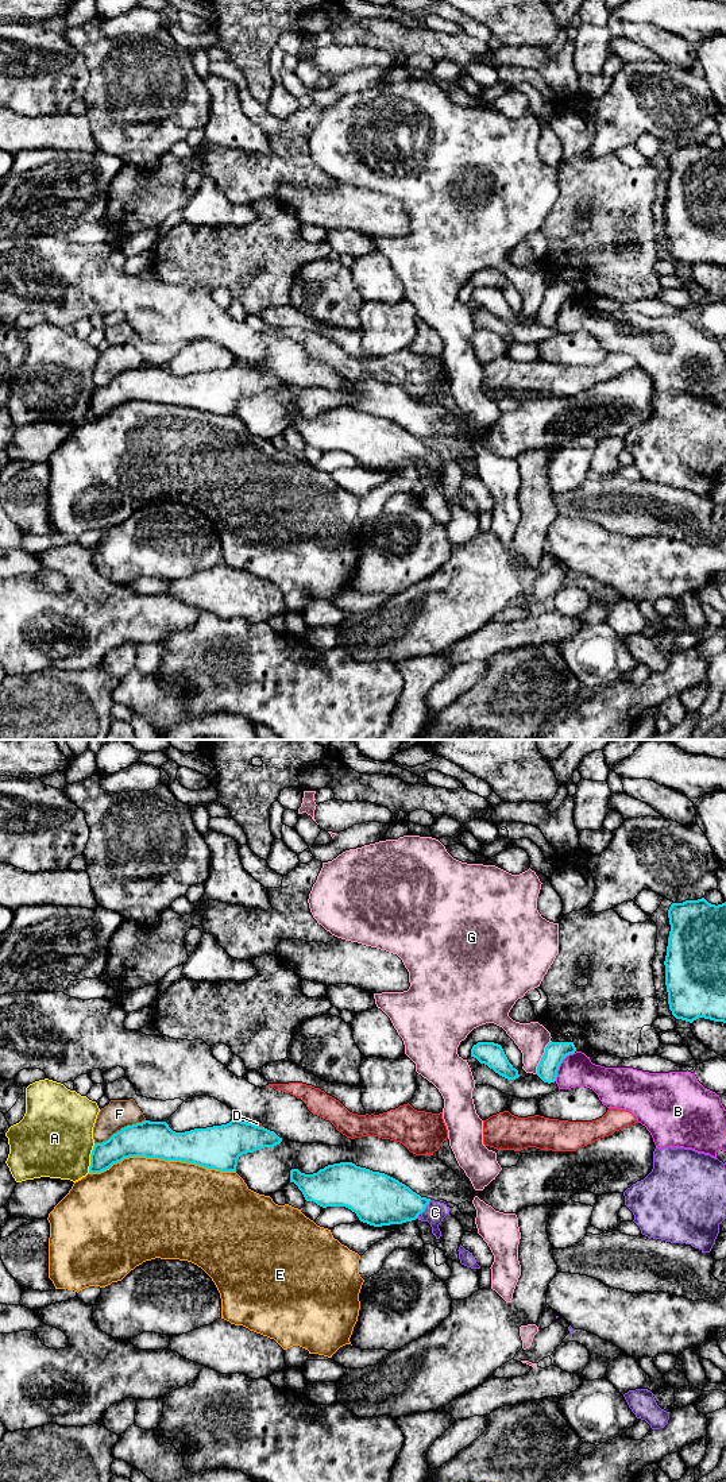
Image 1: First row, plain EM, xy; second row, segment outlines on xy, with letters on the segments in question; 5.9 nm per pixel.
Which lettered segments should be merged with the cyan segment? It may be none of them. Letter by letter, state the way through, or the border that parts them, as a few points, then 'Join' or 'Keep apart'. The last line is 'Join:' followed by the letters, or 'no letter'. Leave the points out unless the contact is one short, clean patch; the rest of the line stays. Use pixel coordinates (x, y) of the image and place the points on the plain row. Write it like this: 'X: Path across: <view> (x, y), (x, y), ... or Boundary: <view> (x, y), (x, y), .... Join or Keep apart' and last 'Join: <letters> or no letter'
A: Keep apart
B: Keep apart
C: Path across: xy (383, 444), (424, 454), (435, 456). Join
D: Boundary: xy (246, 366), (262, 371). Keep apart
E: Keep apart
F: Keep apart
G: Keep apart
Join: C

